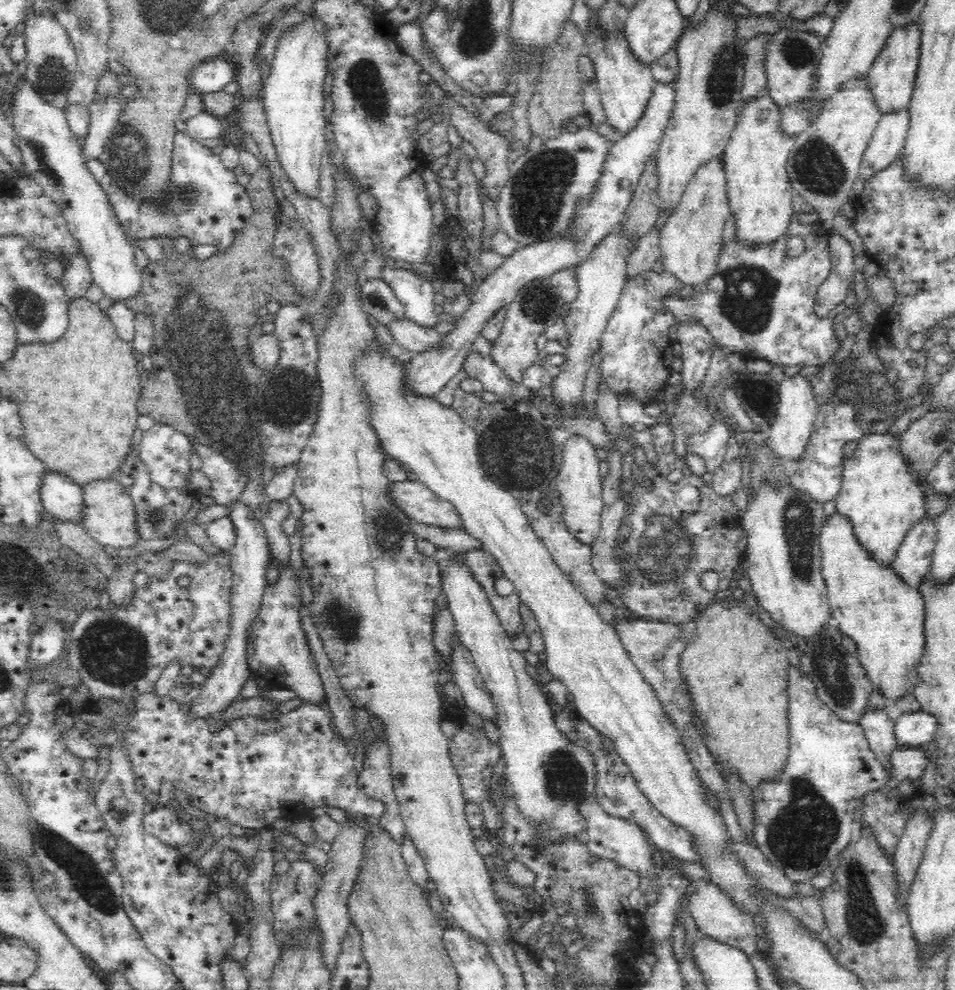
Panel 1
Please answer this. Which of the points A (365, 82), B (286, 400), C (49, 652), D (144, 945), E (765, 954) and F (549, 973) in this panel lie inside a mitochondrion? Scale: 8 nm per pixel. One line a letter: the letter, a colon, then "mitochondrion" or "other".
A: mitochondrion
B: mitochondrion
C: other
D: other
E: other
F: other

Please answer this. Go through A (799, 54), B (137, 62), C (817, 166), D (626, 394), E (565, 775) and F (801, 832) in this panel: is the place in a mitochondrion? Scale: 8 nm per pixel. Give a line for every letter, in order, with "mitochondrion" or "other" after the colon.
A: mitochondrion
B: other
C: mitochondrion
D: other
E: mitochondrion
F: mitochondrion

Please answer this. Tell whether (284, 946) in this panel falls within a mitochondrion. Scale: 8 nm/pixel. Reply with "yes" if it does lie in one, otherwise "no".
no

